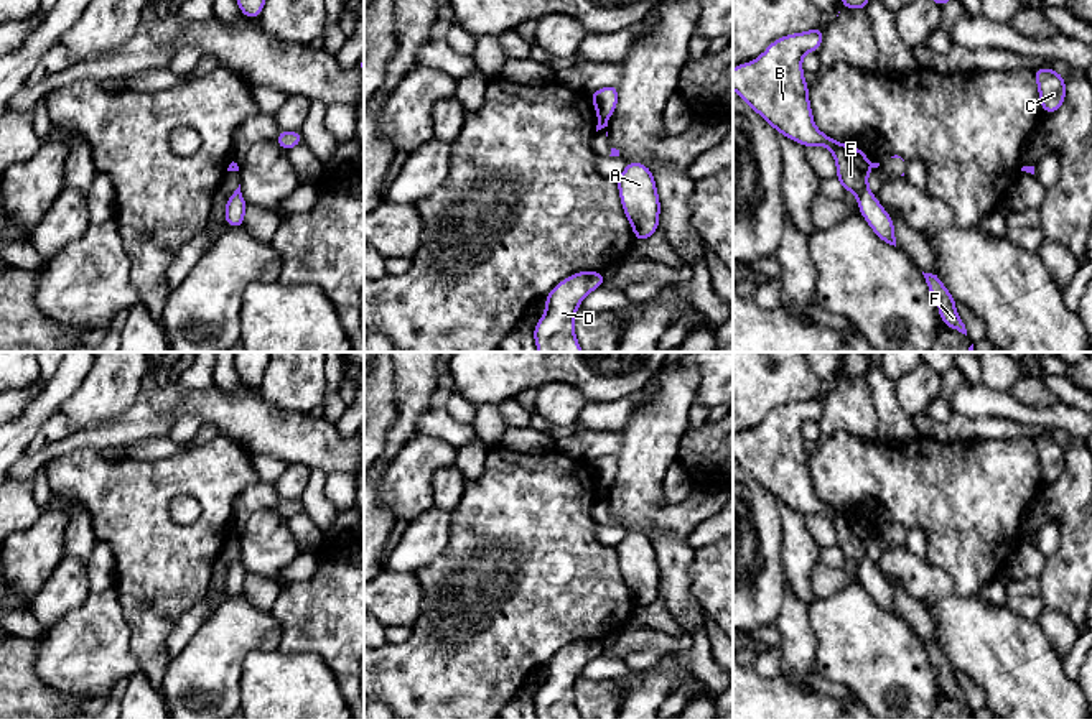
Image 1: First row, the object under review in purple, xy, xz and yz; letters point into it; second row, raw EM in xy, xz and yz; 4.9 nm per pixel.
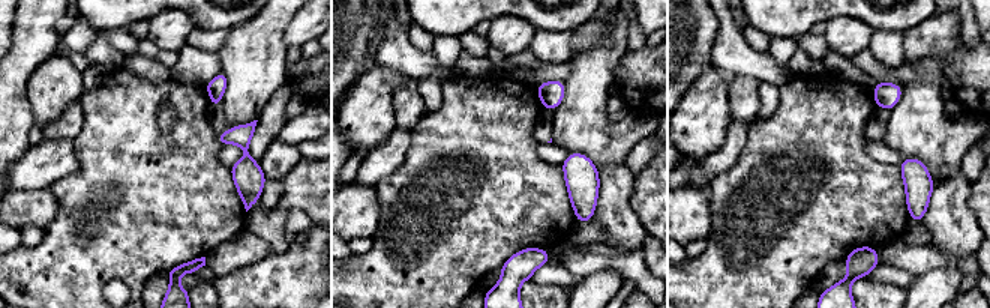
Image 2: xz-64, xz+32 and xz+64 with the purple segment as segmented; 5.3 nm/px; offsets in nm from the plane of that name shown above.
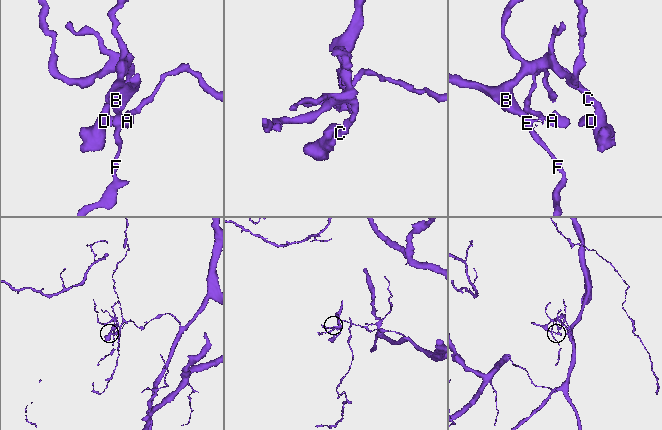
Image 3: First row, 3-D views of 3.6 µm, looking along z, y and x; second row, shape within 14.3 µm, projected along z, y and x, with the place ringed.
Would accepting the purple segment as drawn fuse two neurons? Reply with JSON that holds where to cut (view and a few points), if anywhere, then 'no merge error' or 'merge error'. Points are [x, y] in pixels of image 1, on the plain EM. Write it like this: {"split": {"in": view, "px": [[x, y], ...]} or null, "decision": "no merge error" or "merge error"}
{"split": {"in": "xz", "px": [[598, 486], [606, 489]]}, "decision": "merge error"}

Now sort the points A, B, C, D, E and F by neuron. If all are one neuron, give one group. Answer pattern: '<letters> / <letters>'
A / B C D E F

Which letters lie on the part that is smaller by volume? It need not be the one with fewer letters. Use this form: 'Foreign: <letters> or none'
Foreign: B, C, D, E, F

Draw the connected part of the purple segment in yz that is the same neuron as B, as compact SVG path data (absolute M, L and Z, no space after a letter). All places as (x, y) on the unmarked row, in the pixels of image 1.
M815 395L772 410L754 429L733 438L733 457L777 502L805 517L827 515L837 531L837 548L856 564L858 579L868 594L883 610L896 615L893 587L868 556L866 523L824 503L814 492L800 429L819 418L824 401L825 398Z

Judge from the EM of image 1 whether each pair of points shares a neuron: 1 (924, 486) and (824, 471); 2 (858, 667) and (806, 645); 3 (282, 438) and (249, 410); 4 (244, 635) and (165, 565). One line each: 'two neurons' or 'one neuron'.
1: one neuron
2: two neurons
3: one neuron
4: two neurons

